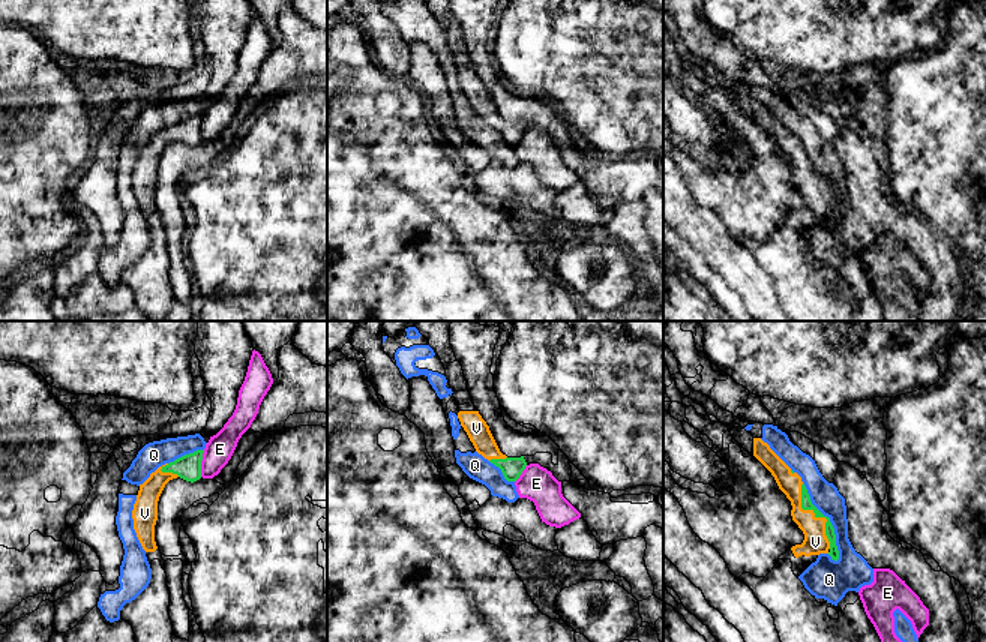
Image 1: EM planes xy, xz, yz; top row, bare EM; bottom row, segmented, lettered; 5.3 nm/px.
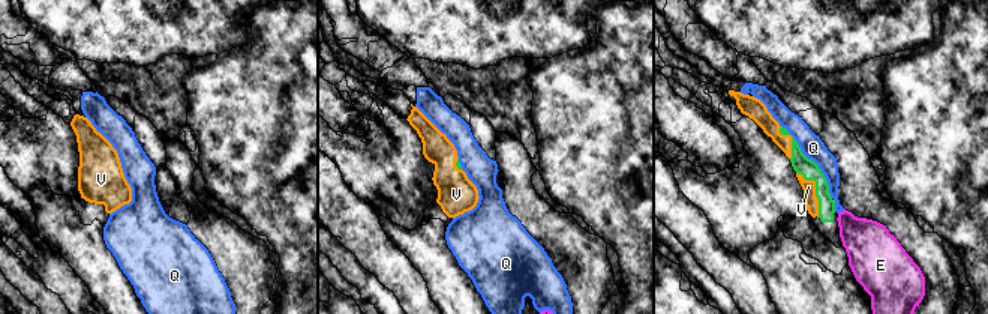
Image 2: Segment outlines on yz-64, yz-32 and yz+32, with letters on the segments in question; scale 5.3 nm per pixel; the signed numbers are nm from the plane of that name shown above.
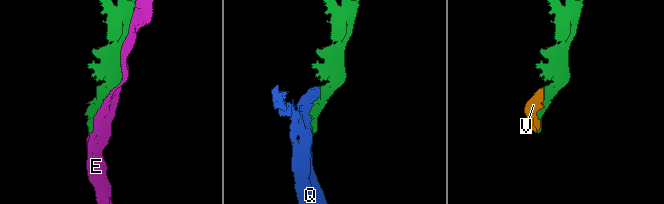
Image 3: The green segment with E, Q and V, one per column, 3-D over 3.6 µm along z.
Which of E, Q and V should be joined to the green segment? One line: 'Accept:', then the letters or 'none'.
Accept: V

